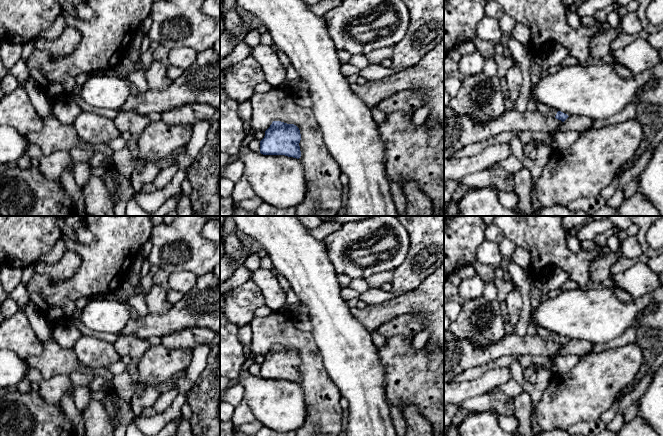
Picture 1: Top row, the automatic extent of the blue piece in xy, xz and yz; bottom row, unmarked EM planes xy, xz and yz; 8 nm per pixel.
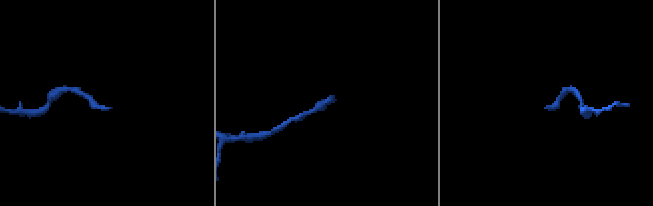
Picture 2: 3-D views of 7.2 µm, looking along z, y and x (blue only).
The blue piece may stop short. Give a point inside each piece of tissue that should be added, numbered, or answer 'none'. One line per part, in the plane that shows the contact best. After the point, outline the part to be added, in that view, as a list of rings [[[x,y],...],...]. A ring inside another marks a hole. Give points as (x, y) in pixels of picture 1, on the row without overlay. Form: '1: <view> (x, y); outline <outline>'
1: yz (547, 335); outline [[[538,327],[537,328],[537,333],[539,336],[541,336],[544,340],[550,340],[550,341],[554,341],[556,340],[558,334],[548,331],[542,327]]]

